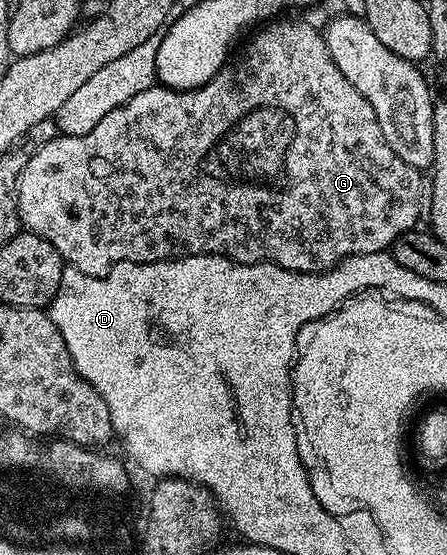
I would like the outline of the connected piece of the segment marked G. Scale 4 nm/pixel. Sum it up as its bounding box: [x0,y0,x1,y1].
[17,20,423,276]

